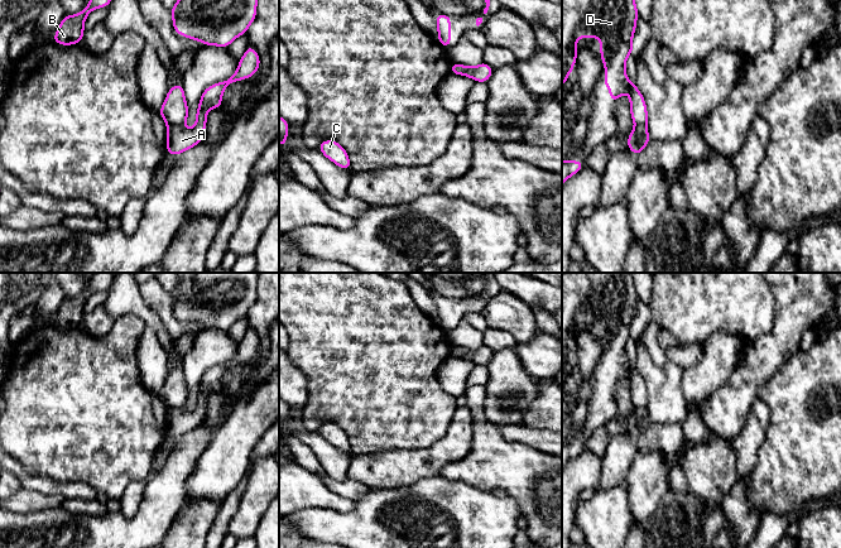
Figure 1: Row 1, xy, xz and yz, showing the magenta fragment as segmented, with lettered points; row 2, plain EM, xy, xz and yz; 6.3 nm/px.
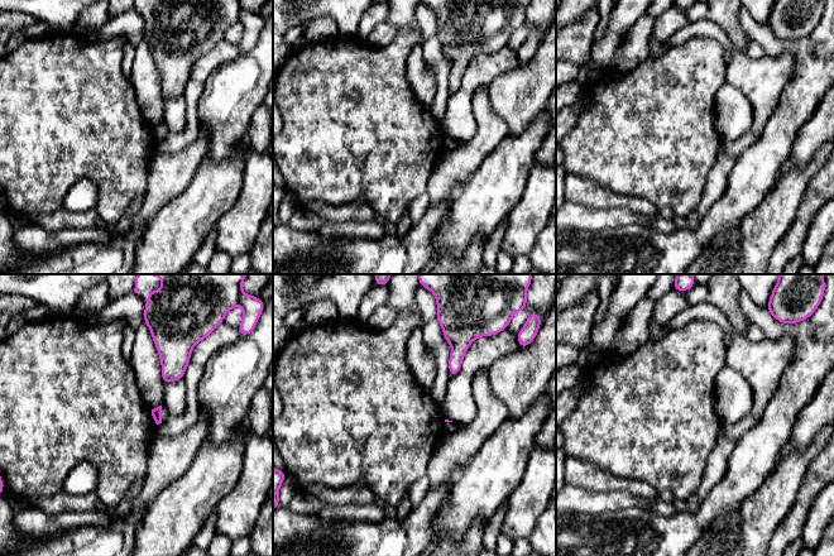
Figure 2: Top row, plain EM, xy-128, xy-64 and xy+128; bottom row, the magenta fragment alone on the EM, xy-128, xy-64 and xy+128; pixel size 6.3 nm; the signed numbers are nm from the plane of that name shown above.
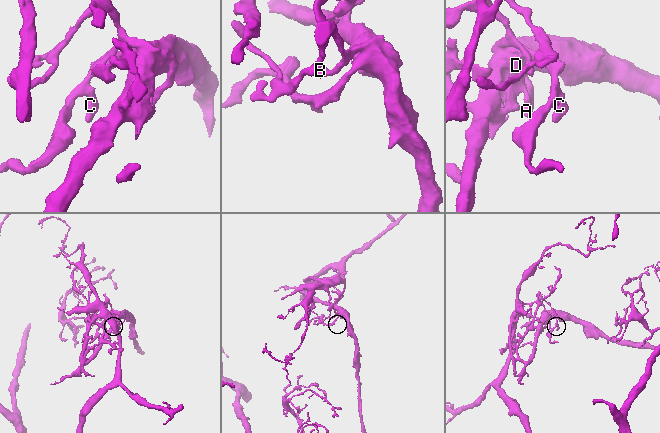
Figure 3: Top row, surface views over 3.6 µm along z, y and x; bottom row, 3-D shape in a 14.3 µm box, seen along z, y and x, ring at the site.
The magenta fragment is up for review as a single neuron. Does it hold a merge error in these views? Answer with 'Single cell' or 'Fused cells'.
Fused cells

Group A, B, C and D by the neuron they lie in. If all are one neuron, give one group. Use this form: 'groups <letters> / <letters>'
groups A B / C D

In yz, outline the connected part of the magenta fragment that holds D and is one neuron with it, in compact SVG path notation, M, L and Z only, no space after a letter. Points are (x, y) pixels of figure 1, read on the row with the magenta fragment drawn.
M562 0L562 86L568 80L577 61L576 43L580 38L599 38L600 56L605 66L606 78L602 81L609 88L611 102L628 91L630 115L635 125L647 125L648 110L645 100L635 86L628 80L625 62L634 52L633 35L636 29L638 8L635 0Z

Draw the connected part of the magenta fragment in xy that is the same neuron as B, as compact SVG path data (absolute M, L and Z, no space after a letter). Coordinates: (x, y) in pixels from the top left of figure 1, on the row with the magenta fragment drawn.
M90 0L88 5L76 15L64 15L52 39L59 45L72 45L82 43L86 18L98 8L107 8L112 0Z

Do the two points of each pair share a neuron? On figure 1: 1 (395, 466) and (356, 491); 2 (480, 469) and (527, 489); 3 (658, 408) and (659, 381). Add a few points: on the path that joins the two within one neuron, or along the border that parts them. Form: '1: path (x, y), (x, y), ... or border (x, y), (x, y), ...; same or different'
1: border (350, 477), (364, 482), (370, 489); different
2: path (491, 469), (506, 469), (515, 477); same
3: path (659, 402), (659, 388); same

